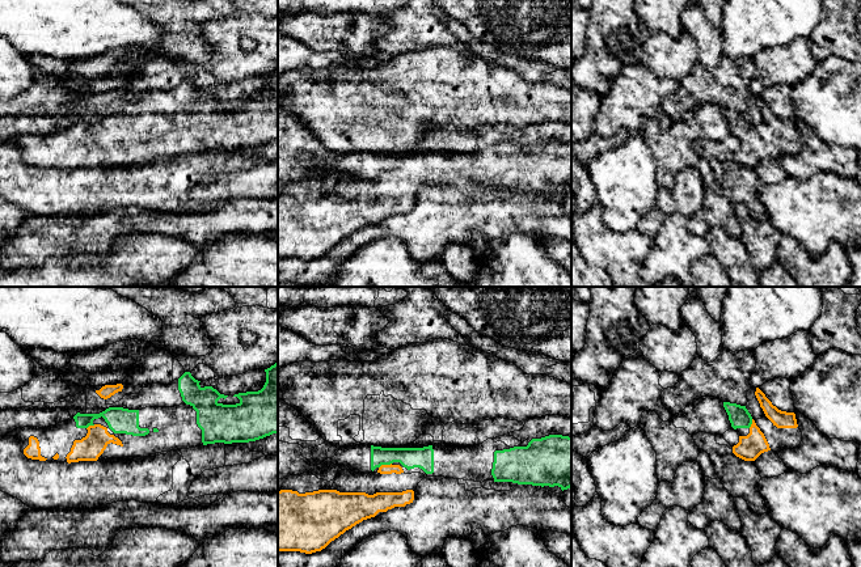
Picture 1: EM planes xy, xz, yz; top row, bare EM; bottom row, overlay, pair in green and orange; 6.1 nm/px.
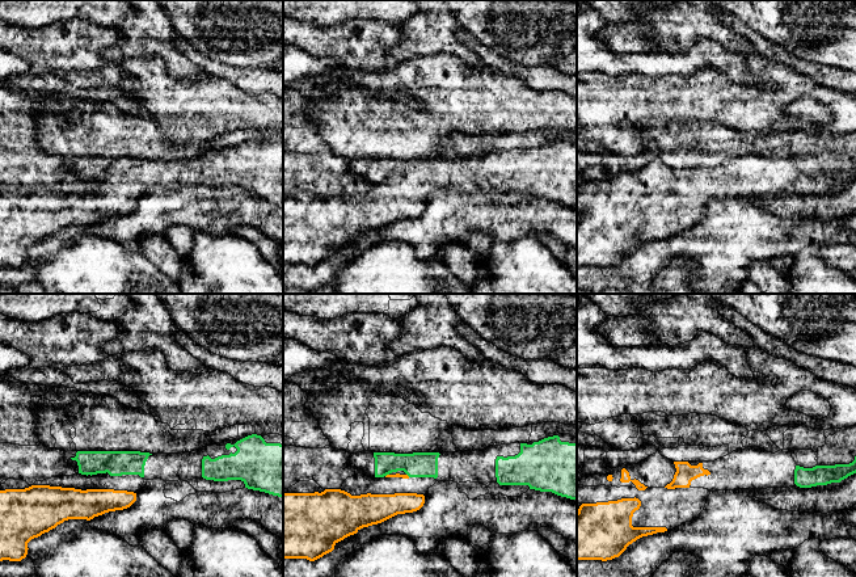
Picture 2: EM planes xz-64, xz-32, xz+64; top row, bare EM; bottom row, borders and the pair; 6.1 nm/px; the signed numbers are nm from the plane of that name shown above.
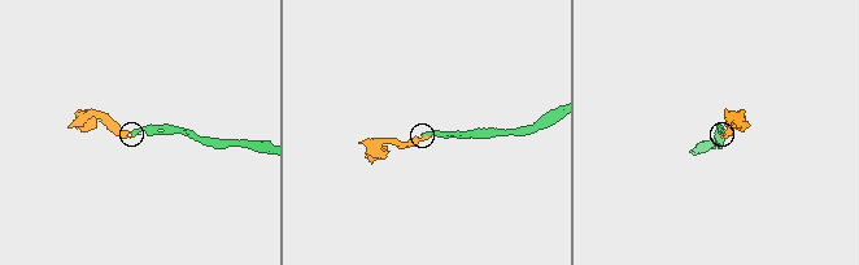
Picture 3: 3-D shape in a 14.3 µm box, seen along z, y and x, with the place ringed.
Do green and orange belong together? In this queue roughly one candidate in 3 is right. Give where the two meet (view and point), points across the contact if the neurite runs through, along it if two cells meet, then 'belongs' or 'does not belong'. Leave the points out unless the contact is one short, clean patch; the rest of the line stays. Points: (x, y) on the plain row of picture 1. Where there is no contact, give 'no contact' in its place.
meets green in xz at (384, 170); runs through xz (409, 164), (391, 164), (384, 170), (384, 176); belongs

